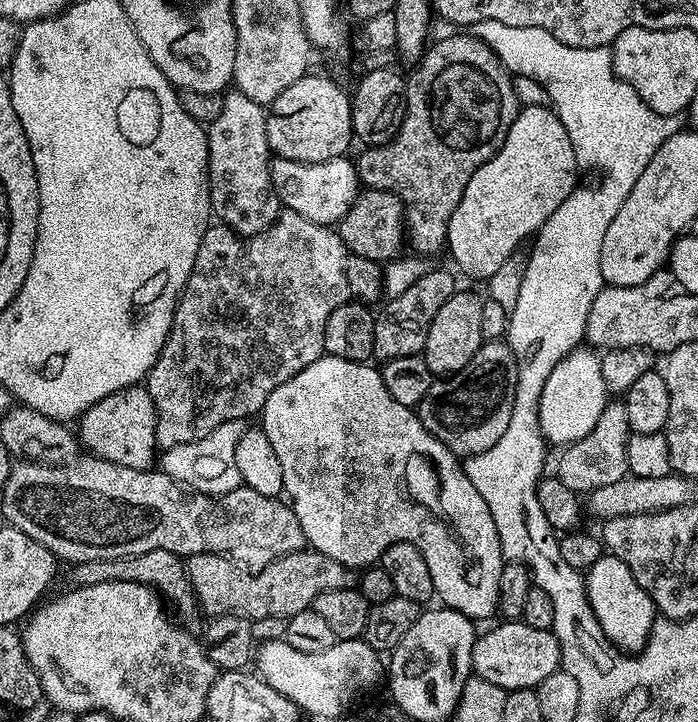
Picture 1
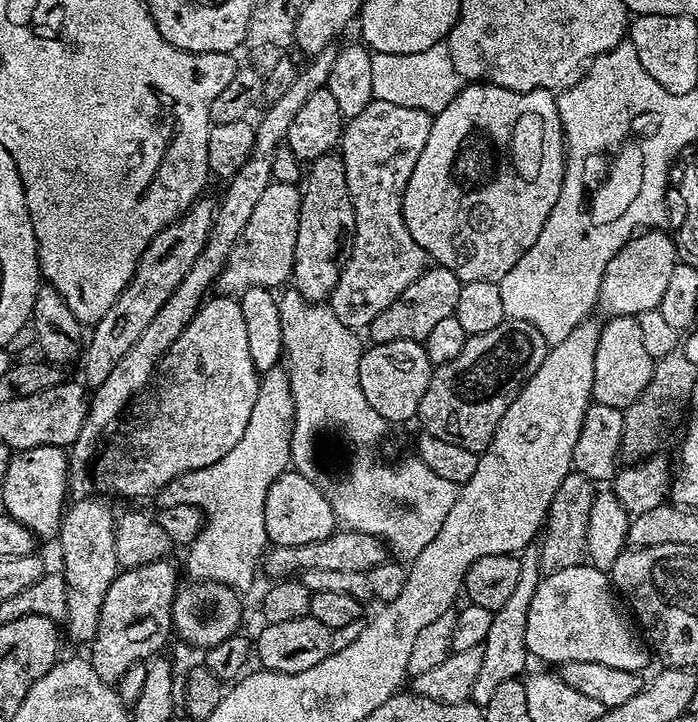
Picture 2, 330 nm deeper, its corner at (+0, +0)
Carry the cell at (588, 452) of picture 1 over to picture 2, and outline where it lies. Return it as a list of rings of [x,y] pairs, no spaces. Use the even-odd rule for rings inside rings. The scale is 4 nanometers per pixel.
[[[529,546],[520,556],[520,569],[518,570],[518,587],[514,594],[510,594],[509,600],[498,611],[492,613],[492,621],[482,643],[482,670],[478,670],[478,679],[474,682],[474,690],[470,697],[471,703],[486,705],[490,702],[494,690],[502,686],[502,682],[517,679],[520,671],[530,661],[530,653],[526,642],[527,615],[530,611],[530,602],[535,590],[542,579],[540,567],[540,549]]]

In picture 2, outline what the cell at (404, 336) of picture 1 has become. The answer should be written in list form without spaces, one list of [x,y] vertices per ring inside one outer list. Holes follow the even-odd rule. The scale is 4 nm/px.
[[[430,266],[386,310],[382,310],[370,322],[366,329],[366,335],[372,344],[381,344],[382,342],[398,342],[399,340],[418,340],[423,342],[434,330],[434,325],[443,322],[444,319],[455,316],[458,306],[458,290],[462,281],[450,270],[439,266]]]

